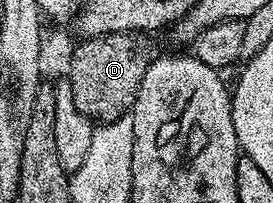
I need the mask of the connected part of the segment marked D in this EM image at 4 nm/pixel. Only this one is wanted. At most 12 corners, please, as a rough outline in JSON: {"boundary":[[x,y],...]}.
{"boundary":[[130,33],[69,62],[74,105],[98,123],[135,105],[149,62]]}

